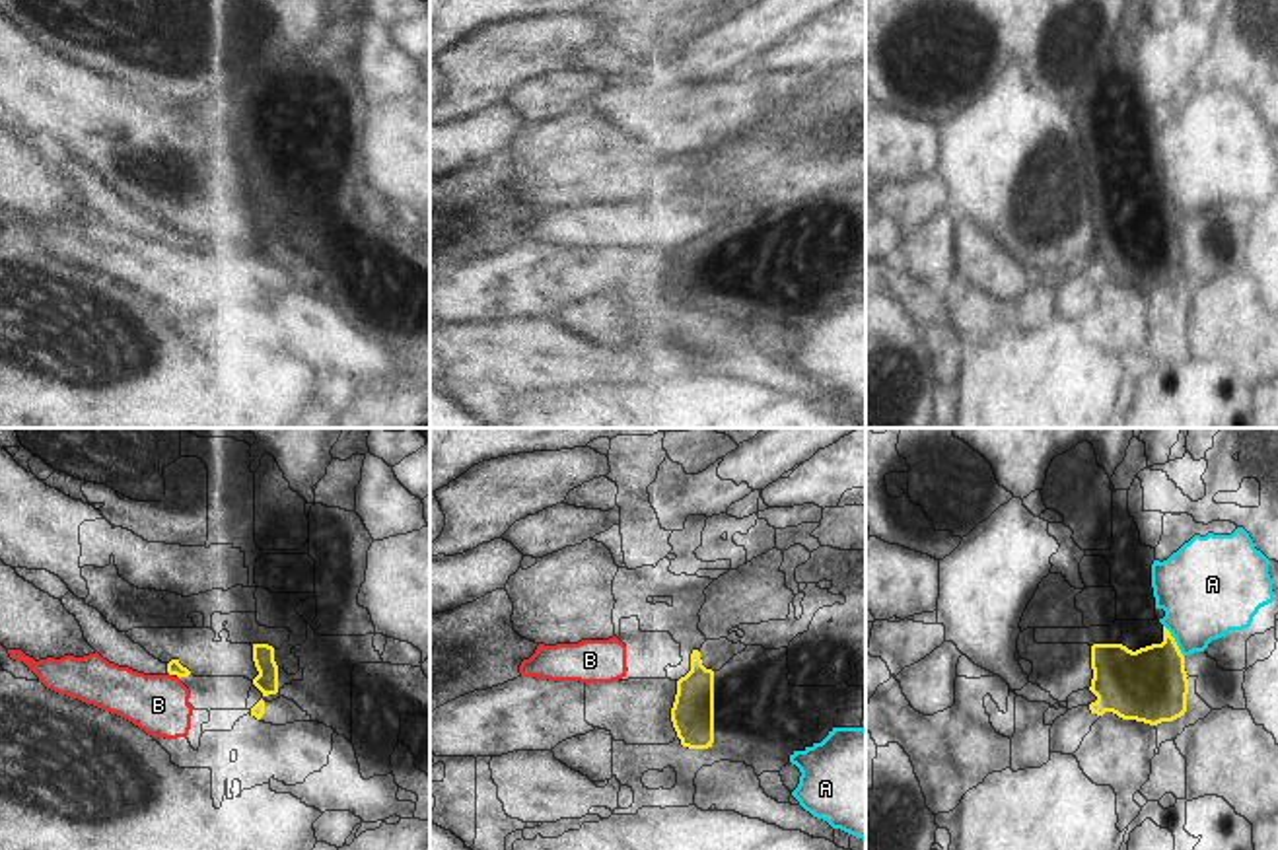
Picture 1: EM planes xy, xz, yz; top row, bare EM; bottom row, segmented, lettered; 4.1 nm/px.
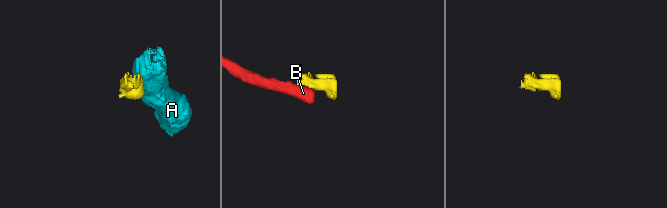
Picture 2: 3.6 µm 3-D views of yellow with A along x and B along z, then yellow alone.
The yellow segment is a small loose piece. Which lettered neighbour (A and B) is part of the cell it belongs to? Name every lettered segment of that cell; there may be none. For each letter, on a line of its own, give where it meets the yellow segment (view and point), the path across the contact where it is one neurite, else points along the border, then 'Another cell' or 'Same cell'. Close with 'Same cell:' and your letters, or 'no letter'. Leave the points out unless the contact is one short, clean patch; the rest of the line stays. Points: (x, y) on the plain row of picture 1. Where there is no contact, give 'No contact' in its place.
A: Touches yellow at yz (1173, 205). Boundary: yz (1164, 189), (1183, 220). Another cell
B: No contact. Another cell
Same cell: no letter

